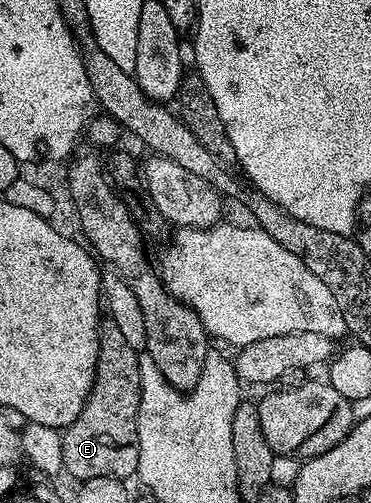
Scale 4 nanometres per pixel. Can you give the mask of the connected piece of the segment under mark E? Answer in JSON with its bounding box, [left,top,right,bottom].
[62,317,142,481]

